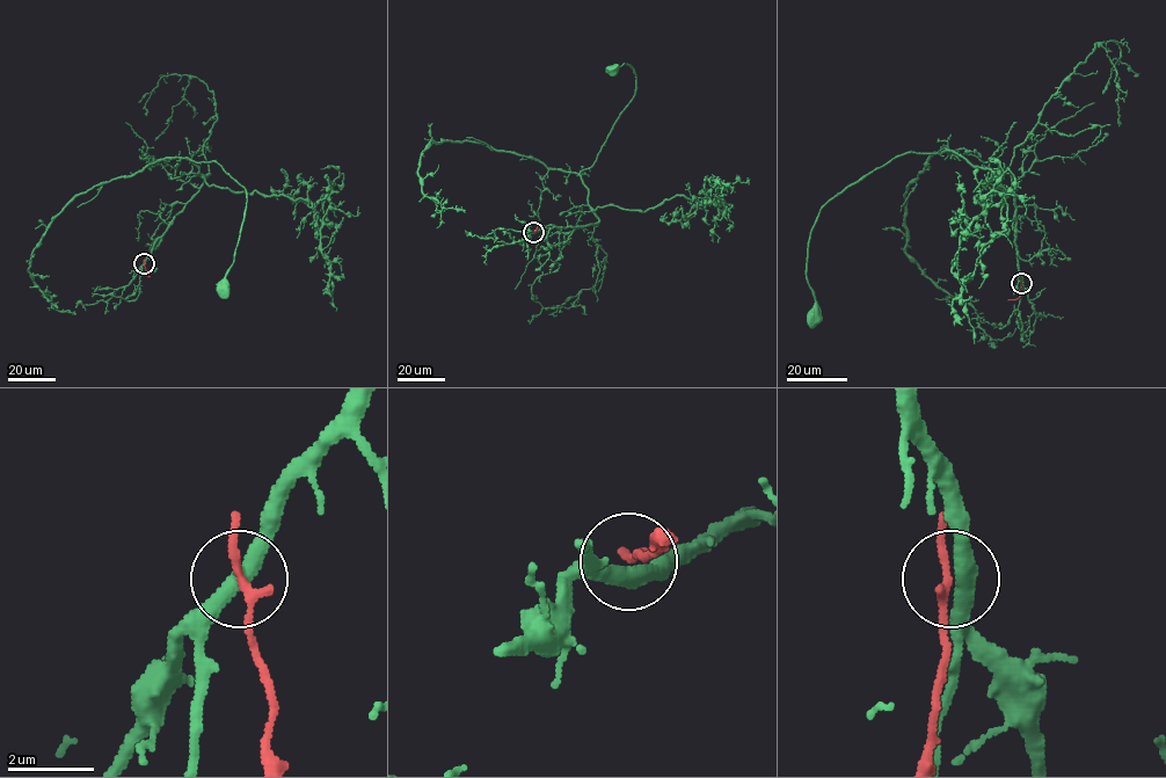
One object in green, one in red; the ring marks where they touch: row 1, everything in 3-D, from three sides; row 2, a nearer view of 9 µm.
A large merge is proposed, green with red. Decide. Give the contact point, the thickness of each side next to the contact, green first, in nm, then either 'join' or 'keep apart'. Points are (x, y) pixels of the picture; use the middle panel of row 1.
at (533, 232); 400 nm thick on the green side, 190 nm on the other; keep apart

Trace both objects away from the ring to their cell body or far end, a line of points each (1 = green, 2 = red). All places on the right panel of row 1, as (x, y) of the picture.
1: (1021, 282), (1012, 174), (973, 167), (952, 151), (906, 152), (821, 209), (806, 266), (816, 314)
2: (1021, 282), (1020, 296), (1008, 300)

